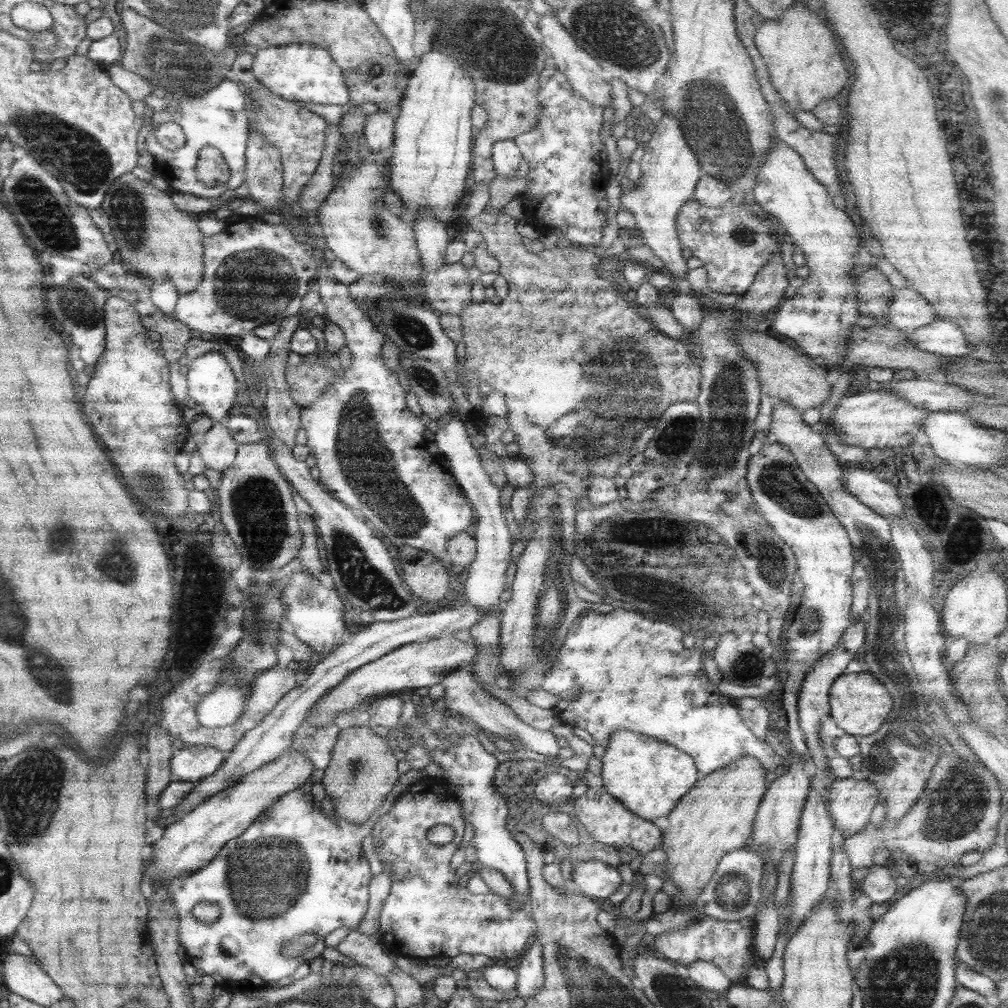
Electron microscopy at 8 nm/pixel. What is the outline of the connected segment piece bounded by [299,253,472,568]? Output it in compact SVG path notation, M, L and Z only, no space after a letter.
M330 253L325 254L325 258L316 258L313 281L317 284L320 301L325 307L324 320L342 330L344 346L351 354L351 365L343 369L341 376L334 375L328 389L317 400L307 408L300 409L300 427L305 430L306 436L304 446L315 457L318 482L327 494L351 511L359 510L361 516L383 532L392 548L400 544L418 548L431 553L449 568L445 543L451 535L470 529L471 505L441 463L441 457L426 453L427 440L421 435L425 429L425 419L415 417L407 409L403 388L397 383L395 373L384 365L380 348L385 336L379 331L374 318L363 314L363 308L349 296L347 285L331 279L328 265L333 259Z

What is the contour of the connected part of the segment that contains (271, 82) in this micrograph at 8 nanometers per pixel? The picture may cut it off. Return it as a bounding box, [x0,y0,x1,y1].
[250,44,347,106]

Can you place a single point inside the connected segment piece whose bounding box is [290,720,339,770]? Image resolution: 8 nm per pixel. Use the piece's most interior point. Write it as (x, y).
(316, 745)

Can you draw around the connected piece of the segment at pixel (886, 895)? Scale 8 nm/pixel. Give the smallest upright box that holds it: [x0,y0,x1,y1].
[858,865,897,904]

